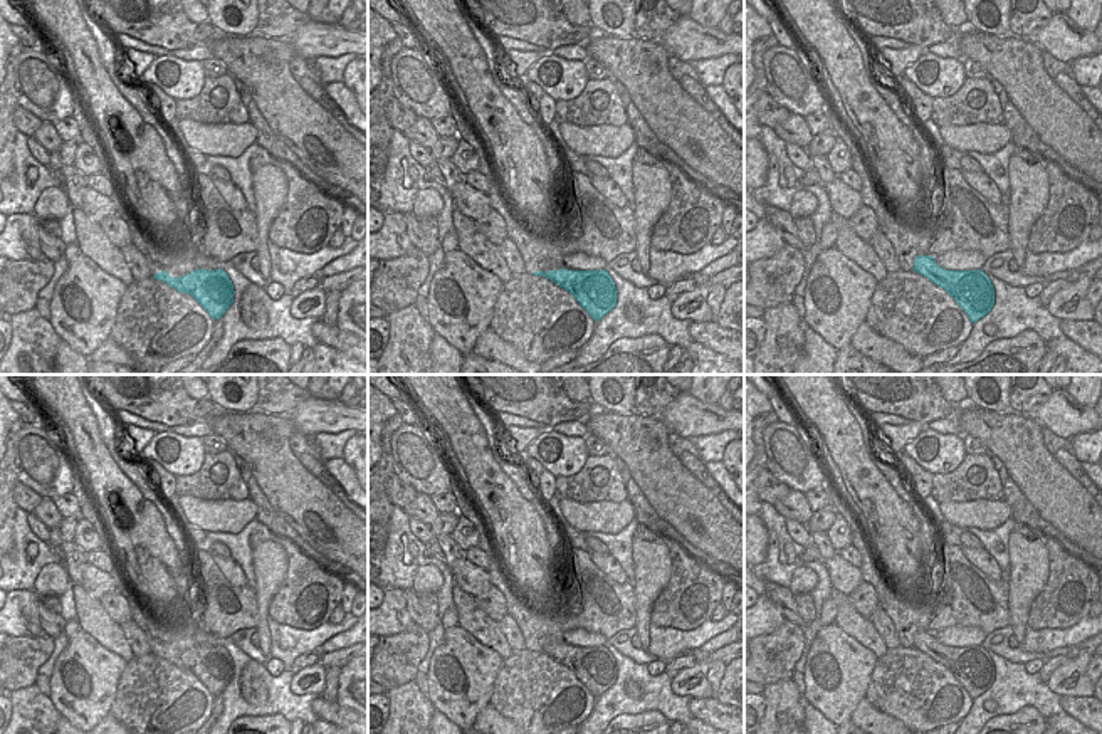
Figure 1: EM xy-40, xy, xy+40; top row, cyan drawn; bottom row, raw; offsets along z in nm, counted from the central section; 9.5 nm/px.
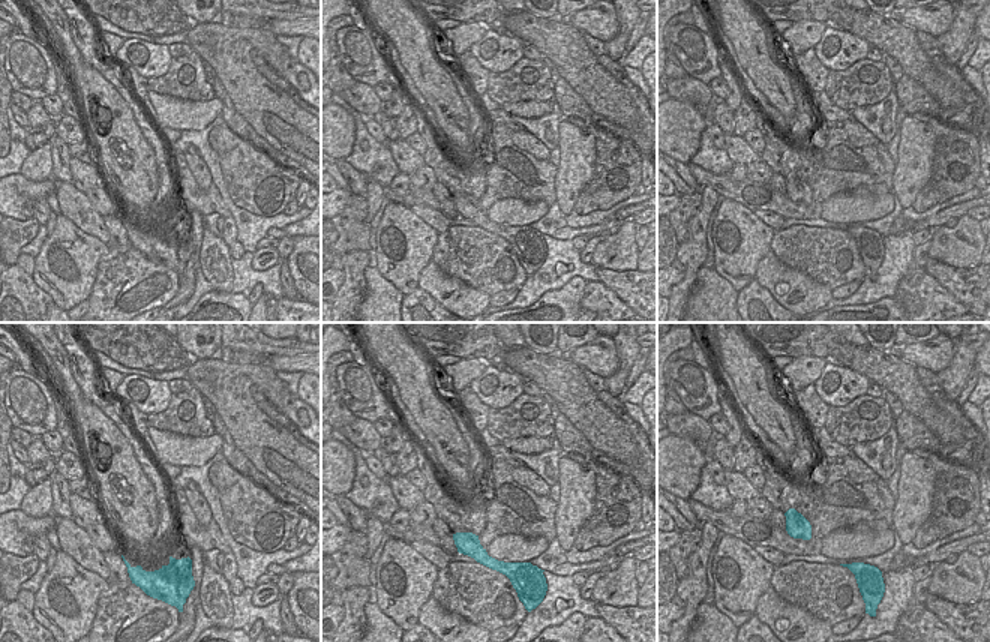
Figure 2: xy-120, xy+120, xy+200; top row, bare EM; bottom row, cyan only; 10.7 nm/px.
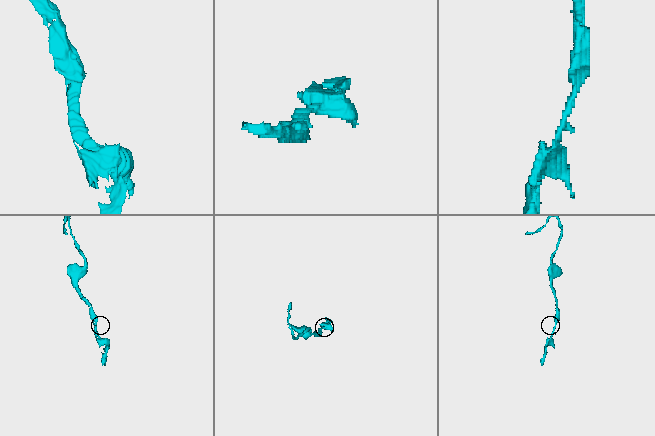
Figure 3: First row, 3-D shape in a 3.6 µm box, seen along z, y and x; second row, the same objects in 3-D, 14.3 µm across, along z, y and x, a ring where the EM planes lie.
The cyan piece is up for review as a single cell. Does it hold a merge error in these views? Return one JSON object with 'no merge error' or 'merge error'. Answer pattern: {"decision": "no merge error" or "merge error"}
{"decision": "merge error"}

